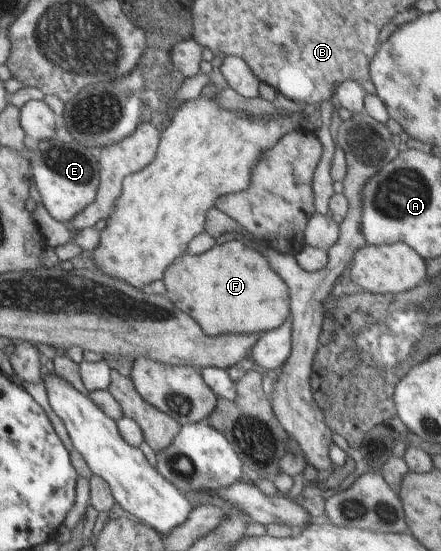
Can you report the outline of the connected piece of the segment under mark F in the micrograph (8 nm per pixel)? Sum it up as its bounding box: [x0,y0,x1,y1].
[162,240,290,337]

